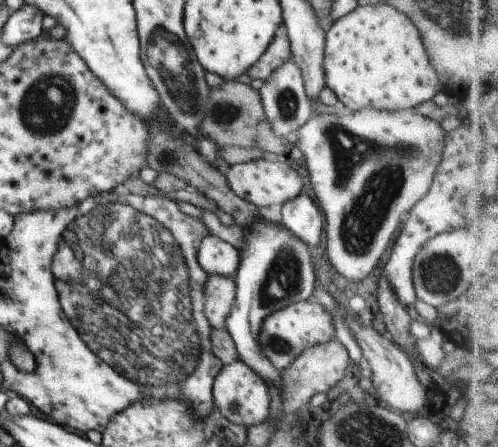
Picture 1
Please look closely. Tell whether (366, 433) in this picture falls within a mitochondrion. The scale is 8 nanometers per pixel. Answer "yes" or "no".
yes

